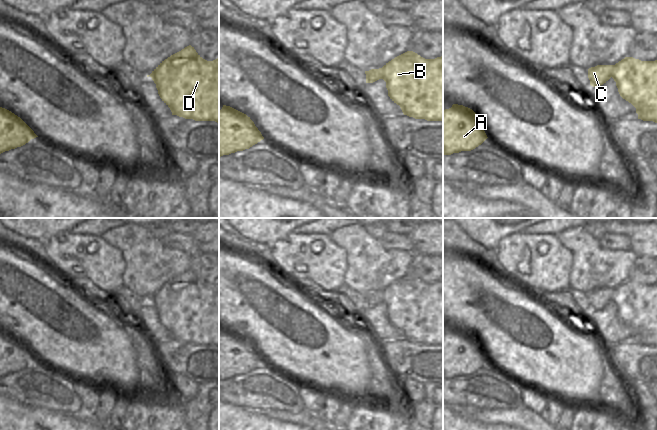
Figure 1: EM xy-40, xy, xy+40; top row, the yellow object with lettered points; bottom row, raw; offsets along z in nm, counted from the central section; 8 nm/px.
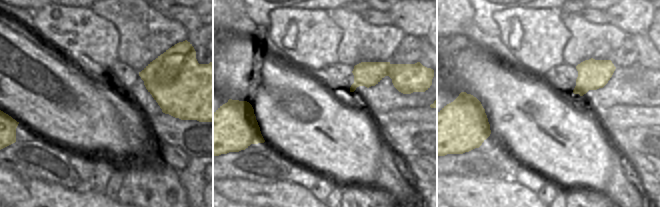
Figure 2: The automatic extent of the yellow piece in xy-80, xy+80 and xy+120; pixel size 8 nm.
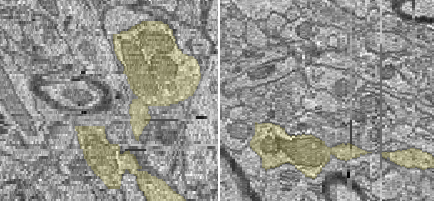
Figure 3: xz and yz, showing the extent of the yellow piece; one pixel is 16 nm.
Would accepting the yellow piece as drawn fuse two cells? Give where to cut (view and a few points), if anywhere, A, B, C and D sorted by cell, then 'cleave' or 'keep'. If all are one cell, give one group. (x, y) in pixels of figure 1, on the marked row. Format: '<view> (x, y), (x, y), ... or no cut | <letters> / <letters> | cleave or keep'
xy+40 (614, 65), (611, 76) | A C / B D | cleave

